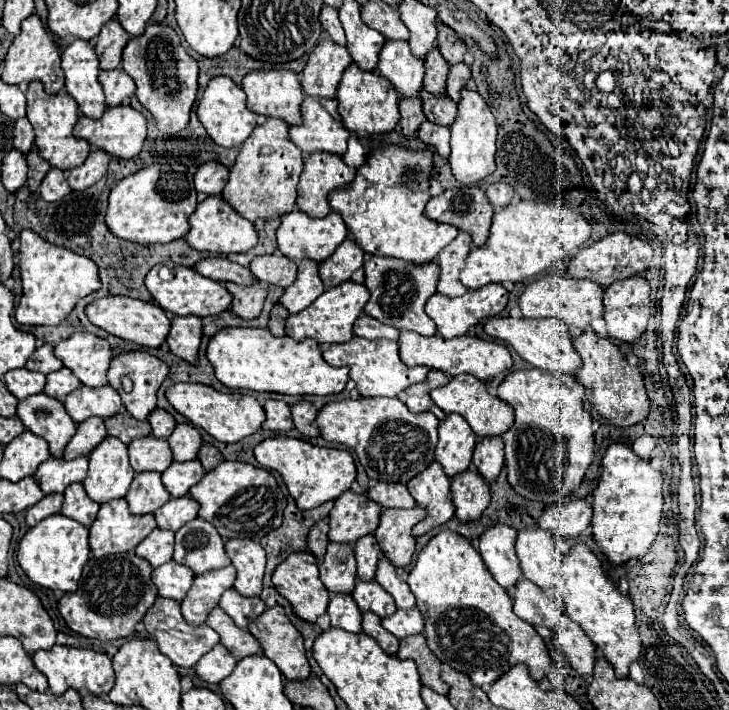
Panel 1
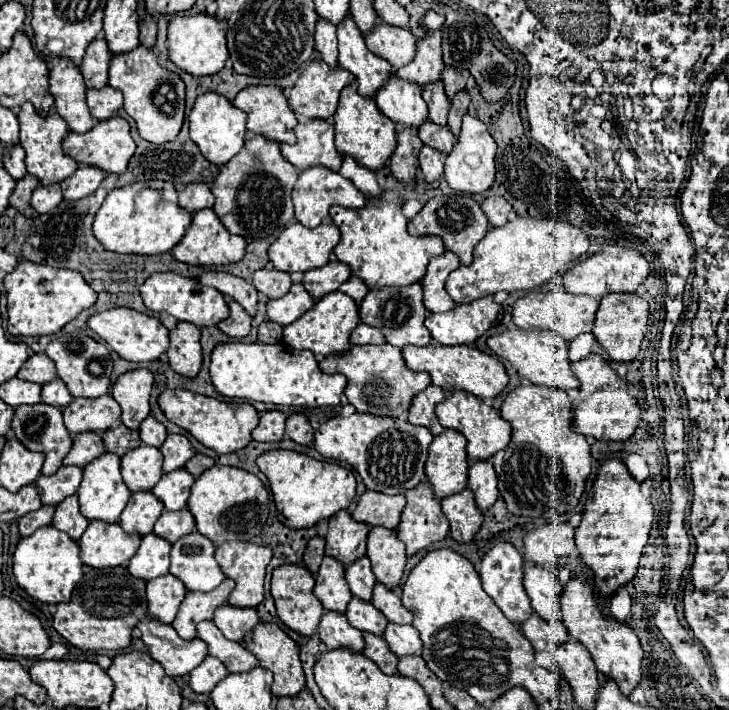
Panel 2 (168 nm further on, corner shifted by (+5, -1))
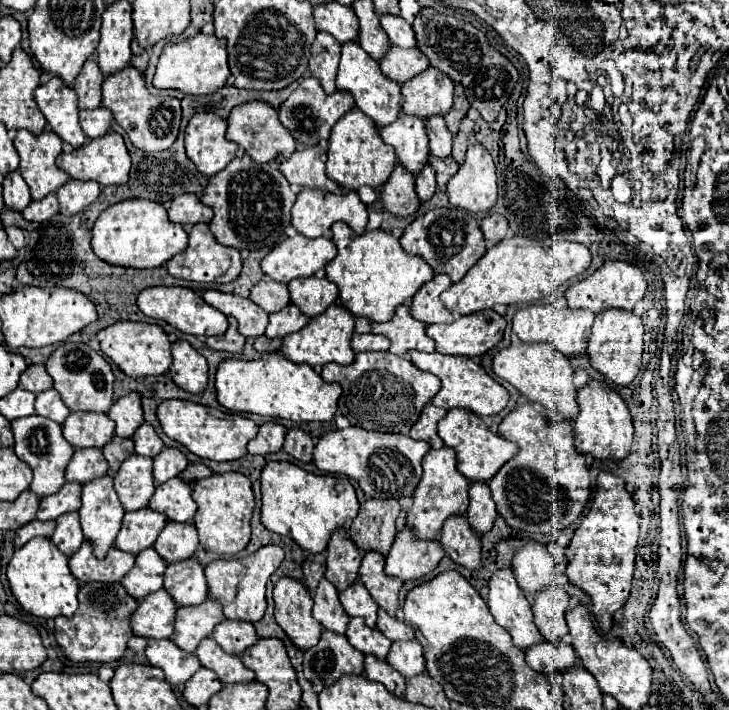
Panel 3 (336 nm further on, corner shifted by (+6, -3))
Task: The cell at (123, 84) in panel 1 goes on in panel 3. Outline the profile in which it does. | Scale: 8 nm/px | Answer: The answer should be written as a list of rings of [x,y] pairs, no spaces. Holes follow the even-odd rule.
[[[95,108],[95,110],[81,110],[79,112],[79,124],[81,130],[89,140],[101,138],[109,132],[113,122],[113,114],[107,112],[107,108]]]

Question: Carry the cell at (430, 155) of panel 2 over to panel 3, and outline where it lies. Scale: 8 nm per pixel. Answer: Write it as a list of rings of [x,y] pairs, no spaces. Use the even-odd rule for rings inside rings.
[[[427,164],[427,168],[423,168],[423,172],[415,178],[415,192],[417,192],[417,198],[421,202],[425,200],[431,200],[431,196],[435,194],[435,170]]]

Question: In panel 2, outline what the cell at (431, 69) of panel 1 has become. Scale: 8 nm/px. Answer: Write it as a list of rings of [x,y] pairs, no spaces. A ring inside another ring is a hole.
[[[440,82],[440,84],[430,84],[428,88],[422,88],[422,98],[430,108],[430,120],[436,124],[446,124],[450,100],[444,92],[444,84]]]

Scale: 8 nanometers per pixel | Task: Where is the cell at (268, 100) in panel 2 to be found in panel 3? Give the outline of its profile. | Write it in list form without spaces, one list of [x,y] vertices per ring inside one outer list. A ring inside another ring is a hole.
[[[247,102],[247,104],[235,106],[227,118],[227,140],[243,148],[243,152],[247,152],[251,160],[259,164],[271,162],[277,156],[291,156],[297,148],[291,134],[287,134],[287,130],[279,124],[277,110],[265,102]]]

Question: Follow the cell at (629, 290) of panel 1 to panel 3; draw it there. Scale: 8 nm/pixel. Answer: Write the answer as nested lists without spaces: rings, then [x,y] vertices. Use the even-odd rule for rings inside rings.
[[[605,310],[595,316],[595,324],[591,328],[587,356],[591,366],[609,378],[617,386],[629,386],[633,378],[639,374],[643,354],[643,322],[639,316],[627,310]]]

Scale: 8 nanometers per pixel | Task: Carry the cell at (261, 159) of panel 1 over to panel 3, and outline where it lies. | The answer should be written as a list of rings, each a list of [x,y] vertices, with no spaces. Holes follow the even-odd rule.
[[[243,154],[241,158],[235,158],[225,170],[209,178],[201,202],[211,206],[215,212],[209,228],[219,244],[237,250],[259,250],[273,248],[281,242],[285,228],[289,226],[289,210],[295,198],[297,188],[283,178],[275,162],[257,164],[247,154]]]

